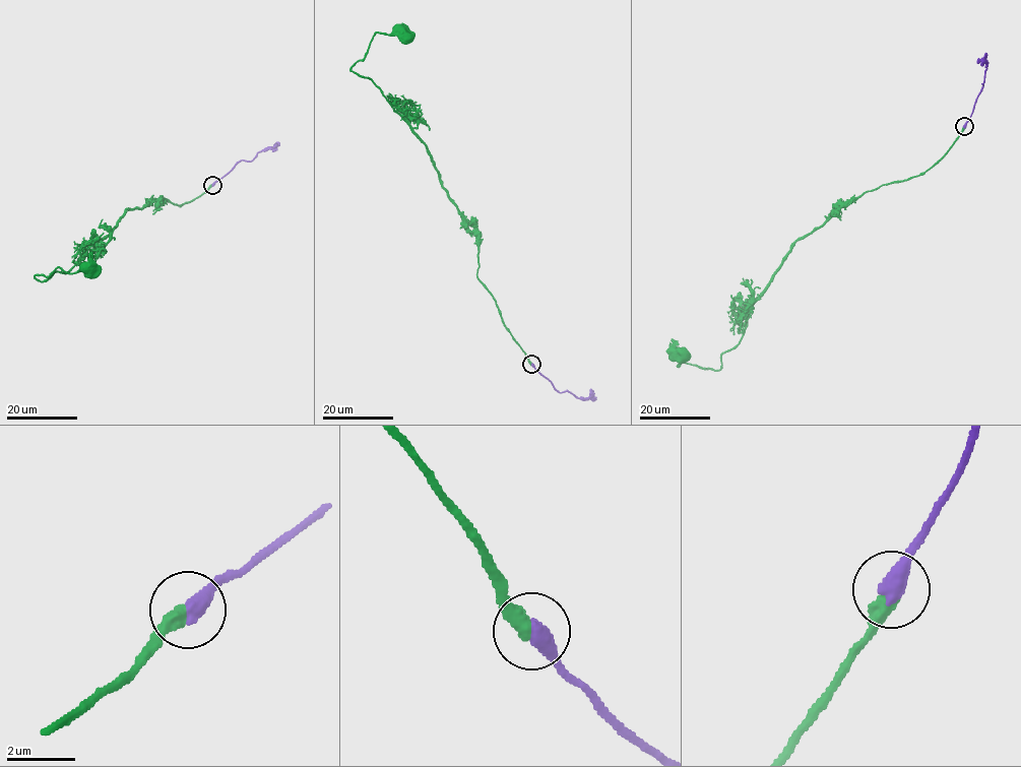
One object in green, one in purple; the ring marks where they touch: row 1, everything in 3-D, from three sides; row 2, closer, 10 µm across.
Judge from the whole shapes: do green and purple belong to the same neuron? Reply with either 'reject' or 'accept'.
accept

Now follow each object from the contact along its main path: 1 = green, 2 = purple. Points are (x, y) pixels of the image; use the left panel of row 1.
1: (212, 185), (181, 205), (161, 196), (128, 209), (72, 269), (35, 276), (57, 267), (93, 271)
2: (212, 185), (241, 161), (250, 162), (259, 152), (279, 142)

